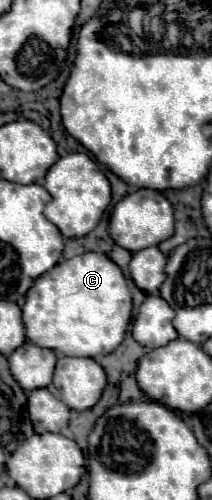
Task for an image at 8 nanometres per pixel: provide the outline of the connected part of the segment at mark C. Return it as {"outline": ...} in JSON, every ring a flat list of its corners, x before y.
{"outline":[[84,253,68,261,60,261,52,271,40,275,26,293,22,319,26,337,38,347,60,351,68,357,98,357,112,353,124,339,126,327,132,317,132,297,120,267,104,253]]}

